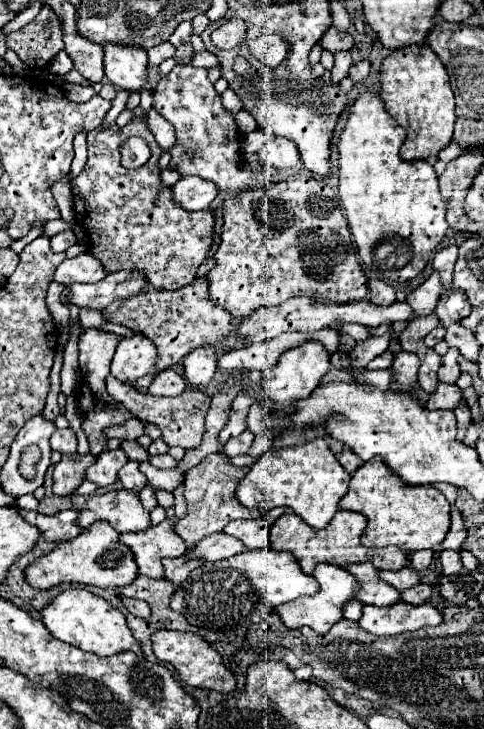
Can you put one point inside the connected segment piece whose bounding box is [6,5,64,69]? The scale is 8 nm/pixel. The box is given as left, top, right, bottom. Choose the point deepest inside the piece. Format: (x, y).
(36, 43)

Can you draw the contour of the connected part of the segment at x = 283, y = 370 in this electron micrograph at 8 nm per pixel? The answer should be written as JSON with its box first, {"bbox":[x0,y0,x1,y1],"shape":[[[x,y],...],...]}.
{"bbox":[260,341,330,407],"shape":[[[306,341],[304,345],[282,353],[276,367],[270,369],[268,373],[262,373],[260,384],[270,400],[284,407],[290,407],[296,401],[306,399],[320,385],[320,379],[328,373],[328,369],[330,369],[330,355],[322,347],[322,343]]]}

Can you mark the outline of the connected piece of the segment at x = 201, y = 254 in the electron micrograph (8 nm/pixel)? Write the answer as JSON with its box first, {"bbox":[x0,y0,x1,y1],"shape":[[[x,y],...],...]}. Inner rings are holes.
{"bbox":[72,117,214,289],"shape":[[[134,117],[126,127],[110,127],[110,129],[96,129],[88,135],[88,161],[84,171],[72,183],[74,195],[74,219],[86,233],[88,251],[104,265],[106,273],[116,273],[120,269],[140,269],[146,273],[148,283],[156,289],[180,289],[194,281],[198,267],[202,265],[210,243],[212,243],[212,227],[214,217],[210,209],[204,211],[184,211],[172,201],[170,187],[160,183],[160,171],[156,167],[158,157],[162,153],[160,145],[156,143],[154,135],[148,129],[144,117]],[[128,137],[142,137],[150,145],[152,157],[138,169],[126,169],[120,163],[120,145]]]}

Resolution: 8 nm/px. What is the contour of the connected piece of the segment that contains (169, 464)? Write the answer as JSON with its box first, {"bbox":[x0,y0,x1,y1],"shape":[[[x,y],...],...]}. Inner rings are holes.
{"bbox":[148,453,180,469],"shape":[[[168,453],[158,455],[158,457],[150,457],[148,461],[150,461],[156,469],[172,469],[172,467],[178,467],[178,463],[180,463],[180,461],[174,461]]]}

